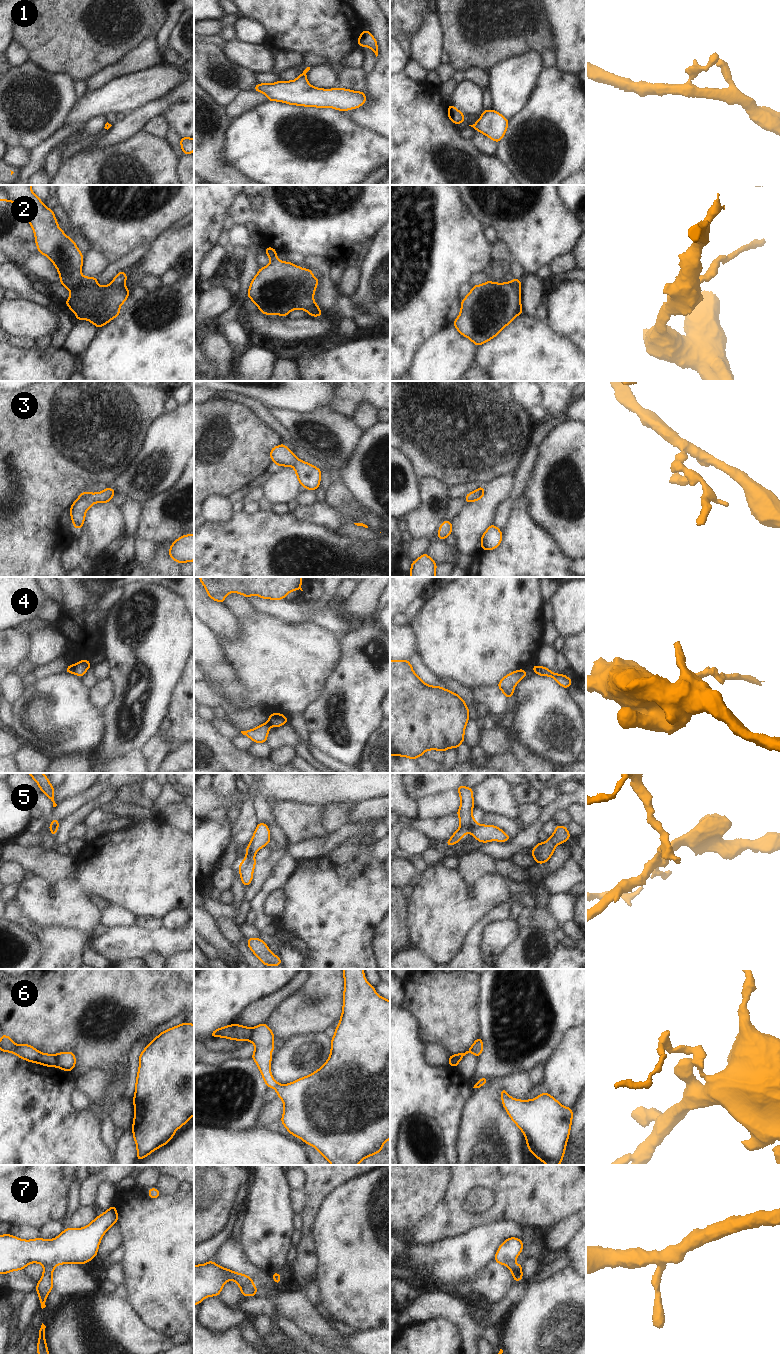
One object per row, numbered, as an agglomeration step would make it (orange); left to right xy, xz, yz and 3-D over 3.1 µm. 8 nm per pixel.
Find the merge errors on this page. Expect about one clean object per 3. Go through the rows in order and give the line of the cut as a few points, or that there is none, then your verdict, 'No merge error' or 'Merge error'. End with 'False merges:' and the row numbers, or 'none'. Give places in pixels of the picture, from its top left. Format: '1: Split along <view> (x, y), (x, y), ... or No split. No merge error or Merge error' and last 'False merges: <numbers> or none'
1: No split. No merge error
2: Split along xz (307, 311), (312, 306), (315, 306), (320, 311). Merge error
3: No split. No merge error
4: Split along xz (267, 722), (269, 725). Merge error
5: Split along xy (51, 824), (57, 828). Merge error
6: Split along xz (251, 1028), (251, 1036), (248, 1039). Merge error
7: Split along xz (241, 1289), (252, 1284), (256, 1290). Merge error
False merges: 2, 4, 5, 6, 7

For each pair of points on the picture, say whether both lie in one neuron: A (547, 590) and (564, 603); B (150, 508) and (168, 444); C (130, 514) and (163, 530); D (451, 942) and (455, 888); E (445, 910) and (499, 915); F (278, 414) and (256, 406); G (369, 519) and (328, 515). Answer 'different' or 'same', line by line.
A: different
B: different
C: different
D: same
E: different
F: different
G: same

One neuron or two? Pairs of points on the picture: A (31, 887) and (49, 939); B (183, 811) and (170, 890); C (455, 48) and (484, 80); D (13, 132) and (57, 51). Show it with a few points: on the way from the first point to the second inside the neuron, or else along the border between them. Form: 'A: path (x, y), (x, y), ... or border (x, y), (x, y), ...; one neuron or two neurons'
A: border (24, 916), (43, 927), (66, 927), (68, 929); two neurons
B: border (159, 818), (178, 828), (183, 833); two neurons
C: border (484, 70), (478, 67), (469, 67), (464, 71); two neurons
D: border (28, 60), (50, 72), (65, 72), (69, 75); two neurons

